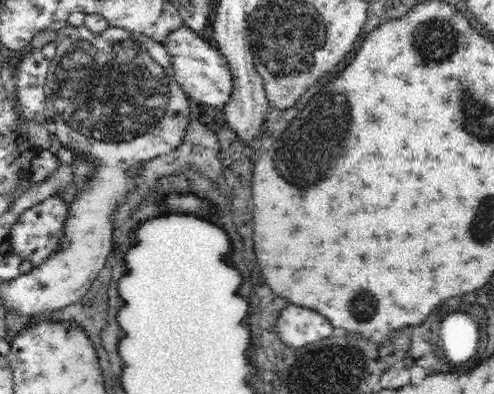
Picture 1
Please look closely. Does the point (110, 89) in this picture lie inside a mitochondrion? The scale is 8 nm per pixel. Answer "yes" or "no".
yes

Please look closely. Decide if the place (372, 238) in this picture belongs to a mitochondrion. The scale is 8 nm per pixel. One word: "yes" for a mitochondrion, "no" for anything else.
no

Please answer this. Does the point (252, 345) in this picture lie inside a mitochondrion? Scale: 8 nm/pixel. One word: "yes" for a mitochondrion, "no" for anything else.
no

